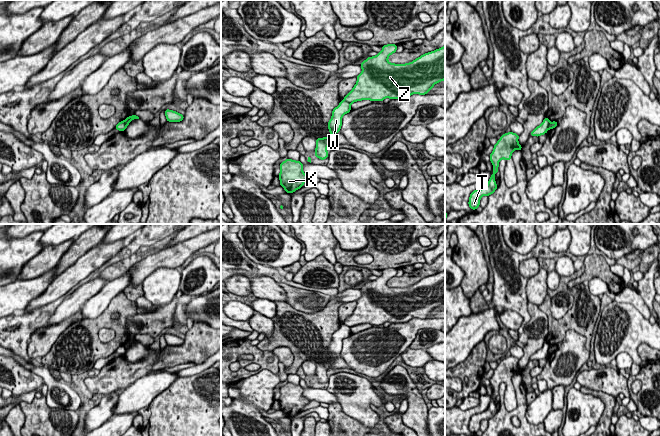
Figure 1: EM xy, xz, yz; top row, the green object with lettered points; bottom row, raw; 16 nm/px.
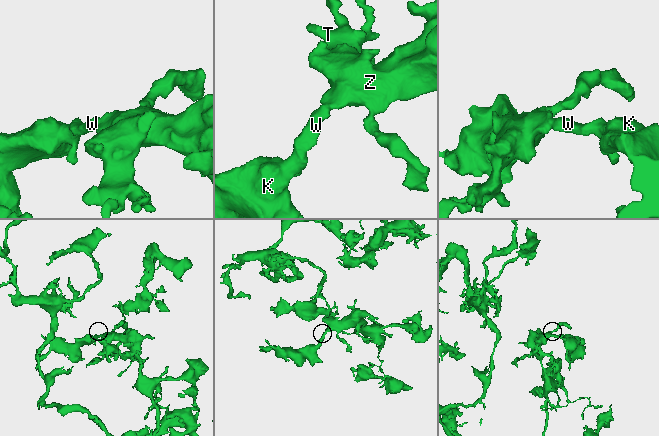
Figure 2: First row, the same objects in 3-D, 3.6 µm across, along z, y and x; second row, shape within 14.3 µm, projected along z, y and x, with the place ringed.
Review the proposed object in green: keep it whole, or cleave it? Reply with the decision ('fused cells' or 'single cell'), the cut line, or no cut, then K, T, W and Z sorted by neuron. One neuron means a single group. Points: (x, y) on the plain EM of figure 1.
fused cells; cut in xy along (122, 345), (125, 349), (123, 354); K W / T Z

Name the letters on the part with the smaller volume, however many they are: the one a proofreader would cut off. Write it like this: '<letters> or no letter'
K, W

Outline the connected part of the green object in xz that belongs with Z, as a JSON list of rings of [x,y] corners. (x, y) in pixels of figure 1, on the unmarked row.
[[[388,268],[382,270],[382,275],[376,280],[368,281],[363,285],[360,290],[362,292],[362,297],[359,298],[357,306],[353,313],[345,320],[343,324],[348,327],[354,327],[361,324],[371,324],[373,325],[383,325],[385,322],[393,323],[406,323],[412,318],[426,319],[429,314],[434,313],[433,310],[445,304],[445,270],[425,277],[418,281],[414,285],[406,288],[394,288],[388,286],[388,281],[395,277],[397,274],[396,268]]]

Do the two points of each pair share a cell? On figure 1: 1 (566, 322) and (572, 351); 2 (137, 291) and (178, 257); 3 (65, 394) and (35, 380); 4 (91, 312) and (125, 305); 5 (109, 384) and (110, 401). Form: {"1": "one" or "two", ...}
{"1": "two", "2": "two", "3": "two", "4": "two", "5": "two"}

